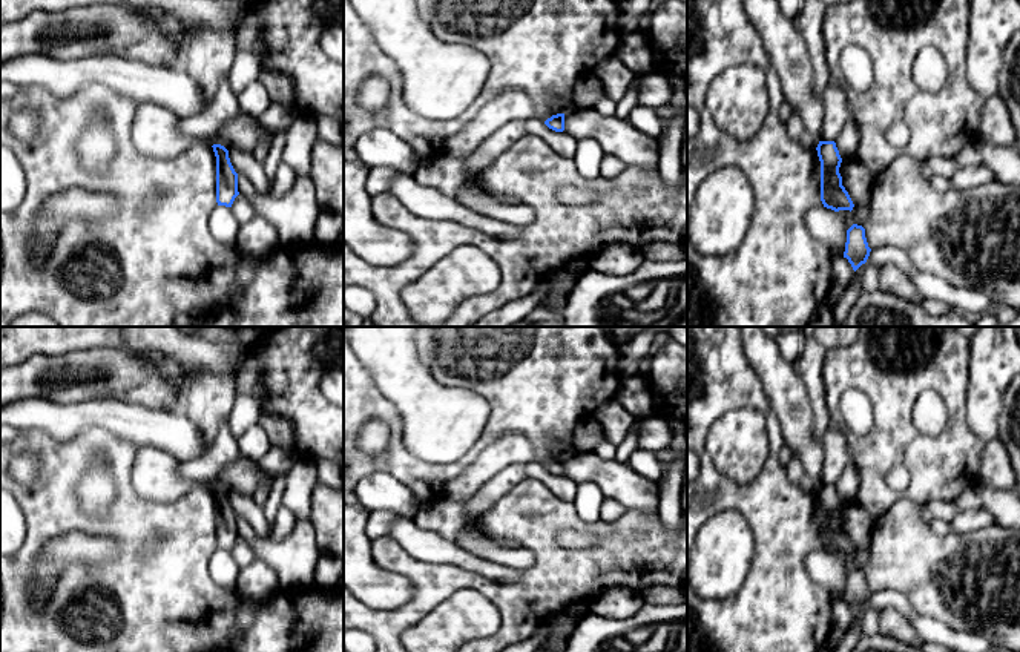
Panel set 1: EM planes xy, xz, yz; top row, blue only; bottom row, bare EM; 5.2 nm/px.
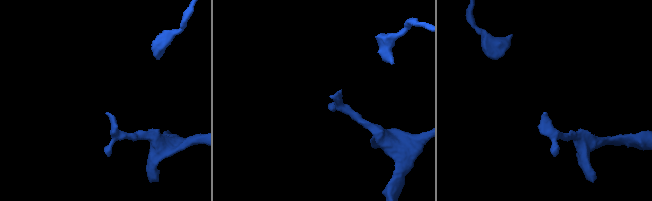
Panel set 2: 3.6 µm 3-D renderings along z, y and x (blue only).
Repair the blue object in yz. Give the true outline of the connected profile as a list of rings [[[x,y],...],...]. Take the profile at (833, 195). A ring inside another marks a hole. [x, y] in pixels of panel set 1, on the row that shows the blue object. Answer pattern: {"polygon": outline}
{"polygon": [[[819,141],[818,156],[821,161],[821,201],[824,207],[834,212],[853,210],[854,204],[842,186],[839,167],[842,158],[834,141]]]}

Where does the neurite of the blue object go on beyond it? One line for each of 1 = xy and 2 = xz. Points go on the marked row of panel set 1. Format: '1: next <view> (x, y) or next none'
1: next none
2: next none

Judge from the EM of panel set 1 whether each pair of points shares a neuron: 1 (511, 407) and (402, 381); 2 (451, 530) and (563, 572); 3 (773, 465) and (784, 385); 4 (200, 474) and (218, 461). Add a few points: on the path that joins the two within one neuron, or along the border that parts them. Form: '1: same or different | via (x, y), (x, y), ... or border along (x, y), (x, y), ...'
1: different | border along (453, 387), (488, 402), (480, 436)
2: different | border along (477, 517), (477, 526), (485, 534)
3: different | border along (763, 390), (776, 419), (783, 425)
4: same | via (204, 470), (213, 464)

